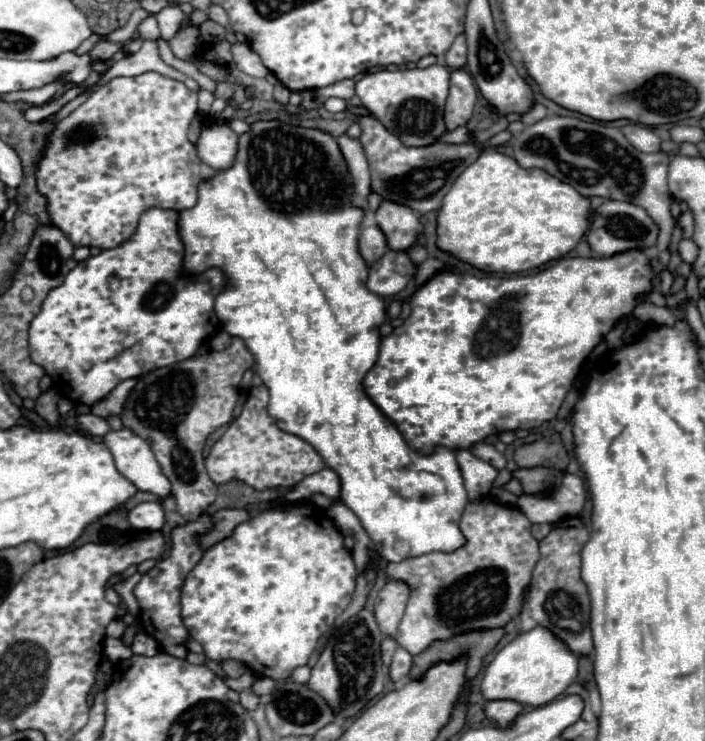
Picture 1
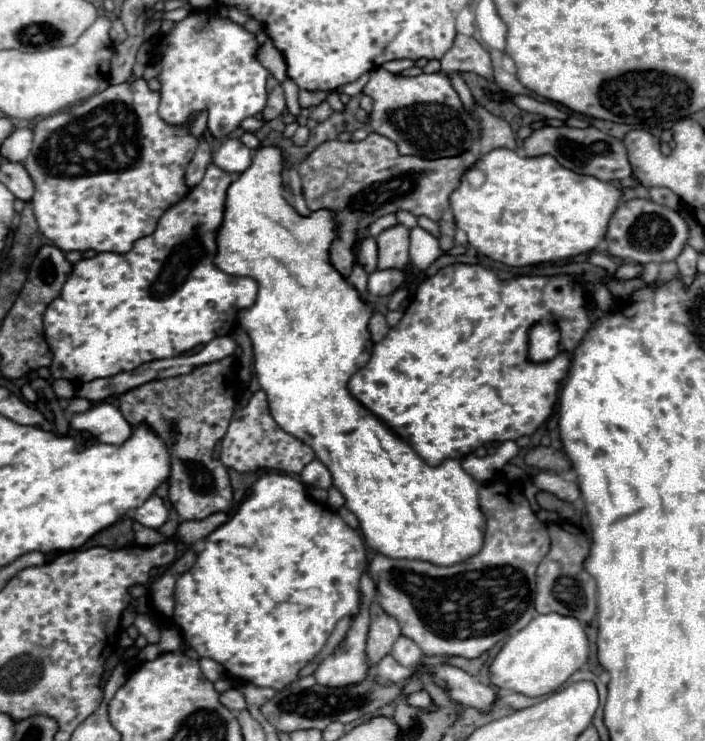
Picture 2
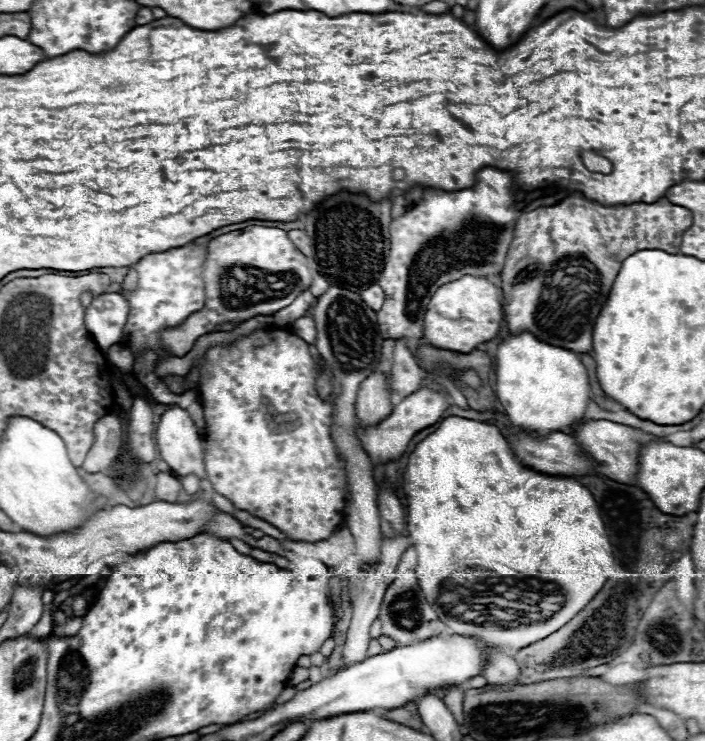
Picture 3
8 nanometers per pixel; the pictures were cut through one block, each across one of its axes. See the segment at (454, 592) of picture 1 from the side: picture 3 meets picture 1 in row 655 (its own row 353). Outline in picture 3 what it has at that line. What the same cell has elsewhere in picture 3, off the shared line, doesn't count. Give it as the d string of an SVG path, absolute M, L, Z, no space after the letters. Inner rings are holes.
M482 168L478 172L478 182L472 188L458 190L458 192L444 192L426 188L422 200L406 210L400 218L392 220L390 224L390 254L386 258L386 266L378 284L386 292L386 300L382 310L378 310L378 326L382 338L402 338L408 350L416 356L420 338L424 332L424 314L426 304L430 302L432 294L462 276L492 276L500 274L504 266L504 256L514 236L518 210L514 208L514 178L510 172L498 168Z

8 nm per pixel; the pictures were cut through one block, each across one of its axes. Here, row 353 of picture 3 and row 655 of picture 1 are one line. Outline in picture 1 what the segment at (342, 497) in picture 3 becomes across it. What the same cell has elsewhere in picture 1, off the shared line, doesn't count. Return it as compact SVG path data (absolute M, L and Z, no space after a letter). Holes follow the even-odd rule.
M292 506L288 510L266 510L250 522L236 526L226 542L204 552L182 586L182 618L190 636L204 646L210 660L240 660L258 676L284 680L296 666L308 662L318 638L334 624L336 616L350 604L356 580L356 564L344 548L344 536L324 510L316 506Z

